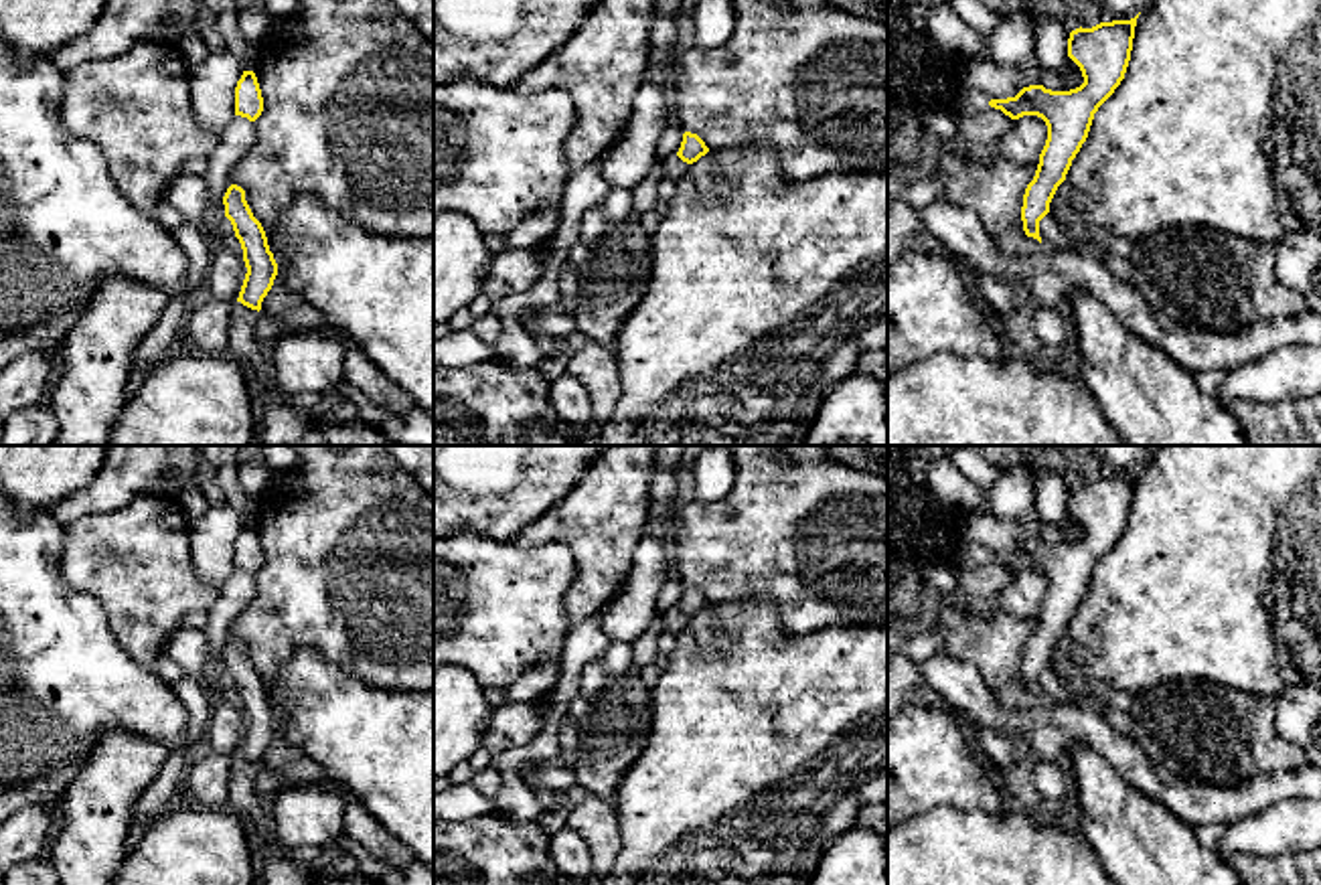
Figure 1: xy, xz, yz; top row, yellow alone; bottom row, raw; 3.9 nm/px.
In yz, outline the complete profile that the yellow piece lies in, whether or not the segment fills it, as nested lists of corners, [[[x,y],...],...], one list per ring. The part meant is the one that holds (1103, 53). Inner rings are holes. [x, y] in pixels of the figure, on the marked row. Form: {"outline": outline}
{"outline": [[[1139,14],[1131,20],[1100,22],[1070,32],[1068,57],[1082,71],[1084,83],[1080,87],[1052,91],[1043,85],[1029,85],[1015,97],[989,101],[1011,119],[1037,115],[1047,126],[1047,140],[1021,207],[1023,231],[1039,243],[1039,221],[1050,213],[1058,186],[1066,180],[1072,160],[1086,142],[1094,113],[1124,79],[1137,18]]]}

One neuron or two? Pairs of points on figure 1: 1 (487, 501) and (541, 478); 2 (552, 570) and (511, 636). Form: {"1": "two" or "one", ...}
{"1": "one", "2": "one"}

